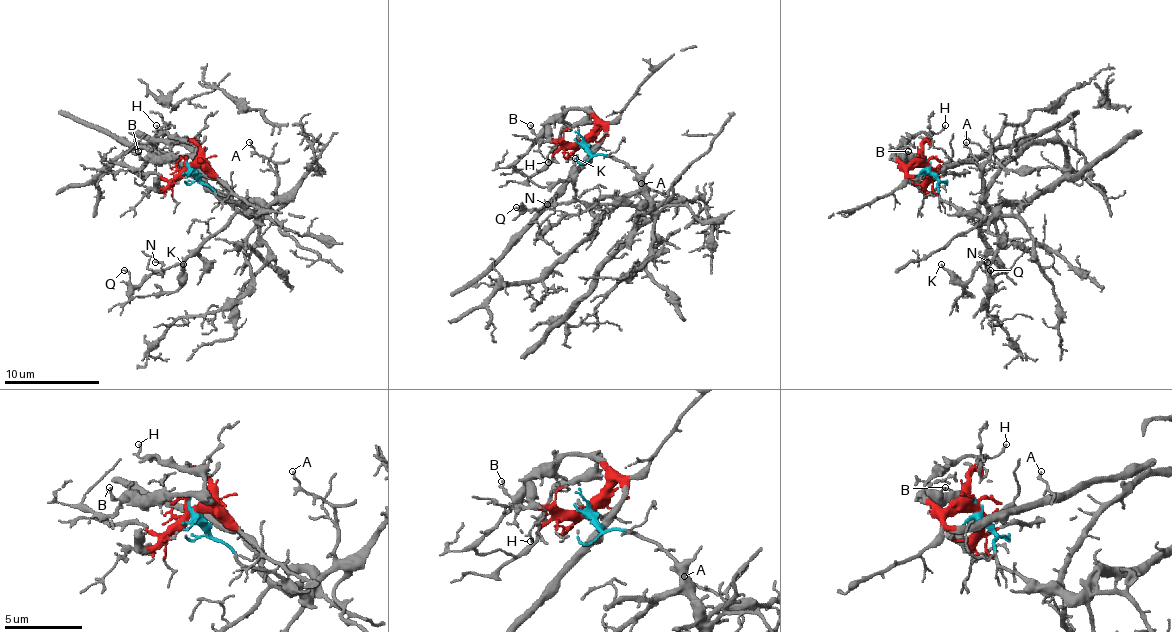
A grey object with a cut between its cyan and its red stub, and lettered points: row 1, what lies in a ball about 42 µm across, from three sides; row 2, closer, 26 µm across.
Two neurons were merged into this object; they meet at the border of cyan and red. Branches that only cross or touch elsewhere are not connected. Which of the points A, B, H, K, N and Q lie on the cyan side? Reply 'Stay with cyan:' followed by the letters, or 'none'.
Stay with cyan: A, K, N, Q

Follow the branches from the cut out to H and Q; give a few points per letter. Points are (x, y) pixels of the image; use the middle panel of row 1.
H: (582, 144), (593, 121), (589, 111), (560, 135), (548, 161)
Q: (582, 144), (591, 154), (622, 161), (636, 175), (638, 187), (627, 197), (600, 197), (591, 204), (515, 206)

